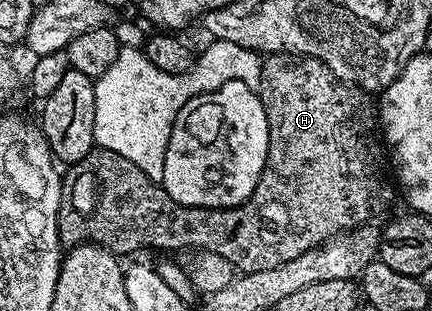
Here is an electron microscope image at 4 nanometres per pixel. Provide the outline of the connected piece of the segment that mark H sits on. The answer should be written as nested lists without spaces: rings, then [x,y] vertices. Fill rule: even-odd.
[[[271,55],[262,62],[262,66],[263,70],[261,71],[257,92],[261,103],[265,107],[267,122],[271,128],[269,131],[269,151],[267,152],[267,162],[263,168],[261,179],[257,183],[253,195],[249,195],[247,201],[241,205],[236,205],[233,209],[202,209],[201,207],[182,205],[174,201],[165,192],[160,182],[149,179],[149,175],[145,175],[145,171],[141,171],[141,167],[129,163],[129,159],[125,159],[125,155],[117,155],[117,151],[96,147],[92,149],[89,155],[85,155],[85,159],[81,159],[77,164],[70,166],[66,170],[67,173],[62,174],[63,190],[61,191],[61,203],[59,204],[60,246],[68,251],[74,249],[77,245],[111,243],[114,237],[119,237],[123,233],[123,217],[131,217],[131,245],[133,248],[193,249],[192,251],[216,253],[221,259],[225,259],[233,265],[240,274],[245,274],[268,270],[271,267],[280,267],[281,264],[288,263],[291,259],[297,259],[299,255],[305,254],[310,249],[327,244],[332,238],[338,237],[348,230],[355,230],[361,225],[374,222],[376,220],[374,217],[378,213],[383,213],[390,207],[395,193],[397,197],[397,189],[393,181],[393,186],[391,186],[391,181],[387,178],[387,165],[383,162],[384,146],[381,144],[381,137],[377,132],[377,105],[372,94],[368,93],[366,89],[358,89],[355,85],[348,85],[346,81],[339,80],[339,77],[333,75],[333,71],[329,71],[329,67],[325,67],[325,63],[321,63],[321,59],[316,57]]]

